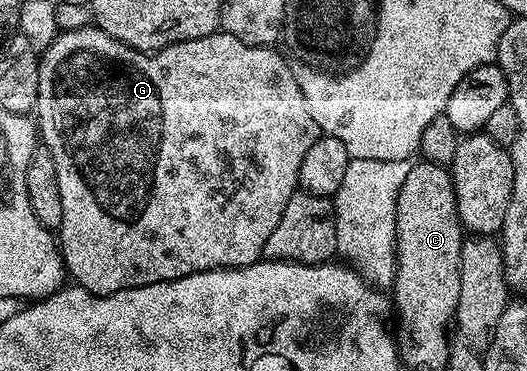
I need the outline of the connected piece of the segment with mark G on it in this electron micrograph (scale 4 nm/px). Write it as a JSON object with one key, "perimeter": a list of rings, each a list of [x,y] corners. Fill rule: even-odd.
{"perimeter":[[[96,25],[61,32],[54,36],[52,42],[45,44],[38,60],[36,131],[41,142],[52,153],[52,161],[56,161],[60,205],[64,205],[60,250],[69,278],[77,286],[94,295],[111,295],[124,289],[179,279],[201,271],[241,269],[263,258],[262,250],[264,245],[268,245],[268,237],[272,237],[272,229],[276,229],[276,225],[280,225],[280,217],[284,217],[284,205],[288,205],[290,198],[299,190],[300,161],[320,138],[316,121],[312,121],[312,113],[308,113],[308,105],[304,105],[304,93],[300,93],[296,77],[292,77],[287,56],[281,50],[274,50],[278,49],[248,45],[219,29],[208,37],[180,41],[147,53],[116,41],[116,37],[104,33]]]}

